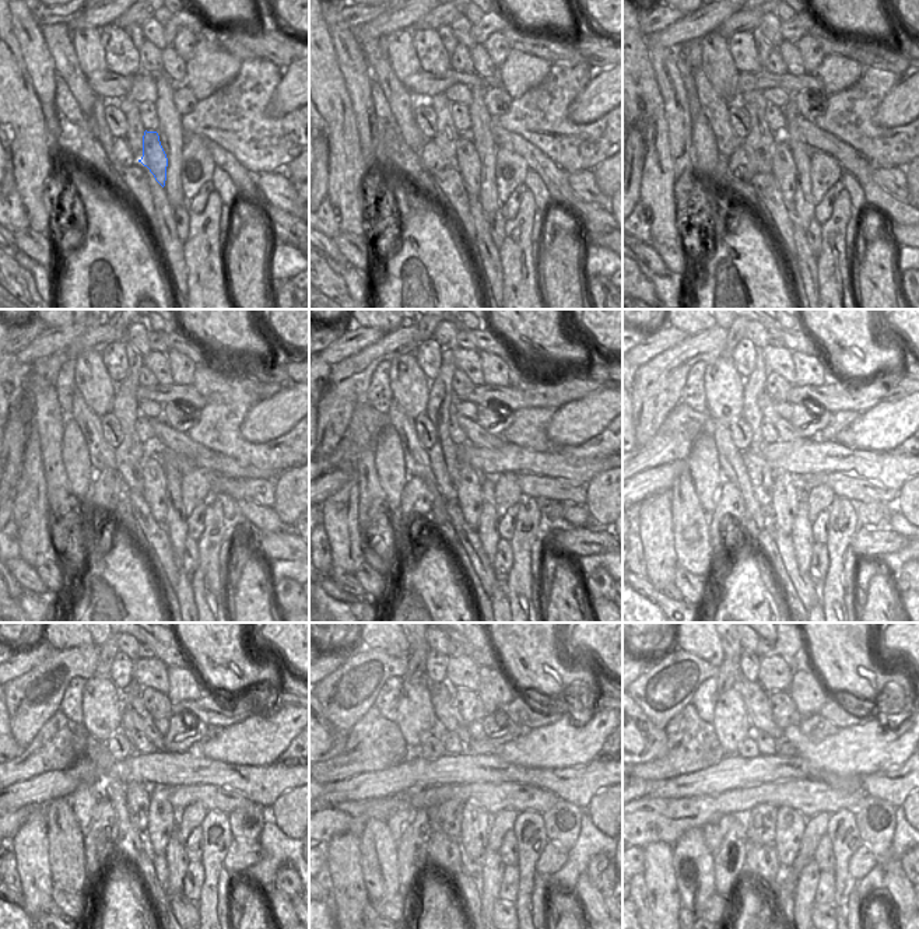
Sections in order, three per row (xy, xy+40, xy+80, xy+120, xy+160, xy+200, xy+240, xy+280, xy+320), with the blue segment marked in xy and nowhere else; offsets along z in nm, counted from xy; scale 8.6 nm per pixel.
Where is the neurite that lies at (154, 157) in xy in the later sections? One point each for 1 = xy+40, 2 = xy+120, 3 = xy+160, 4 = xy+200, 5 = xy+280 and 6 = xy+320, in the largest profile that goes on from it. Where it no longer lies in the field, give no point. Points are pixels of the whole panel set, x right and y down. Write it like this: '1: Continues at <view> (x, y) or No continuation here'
1: Continues at xy+40 (467, 162)
2: Continues at xy+120 (154, 491)
3: Continues at xy+160 (469, 495)
4: Continues at xy+200 (785, 500)
5: Continues at xy+280 (476, 827)
6: Continues at xy+320 (791, 823).

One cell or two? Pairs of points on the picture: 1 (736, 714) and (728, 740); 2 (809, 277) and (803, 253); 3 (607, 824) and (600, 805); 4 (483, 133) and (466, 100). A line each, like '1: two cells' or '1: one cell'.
1: one cell
2: one cell
3: one cell
4: two cells

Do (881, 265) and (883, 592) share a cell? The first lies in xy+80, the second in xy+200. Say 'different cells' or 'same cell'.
same cell

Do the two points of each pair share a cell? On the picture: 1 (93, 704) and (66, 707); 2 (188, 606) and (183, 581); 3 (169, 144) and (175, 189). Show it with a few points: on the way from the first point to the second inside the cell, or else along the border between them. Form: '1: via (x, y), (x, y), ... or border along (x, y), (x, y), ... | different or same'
1: border along (87, 680), (83, 689), (81, 724) | different
2: via (186, 600), (183, 586) | same
3: via (174, 155), (174, 178) | same

